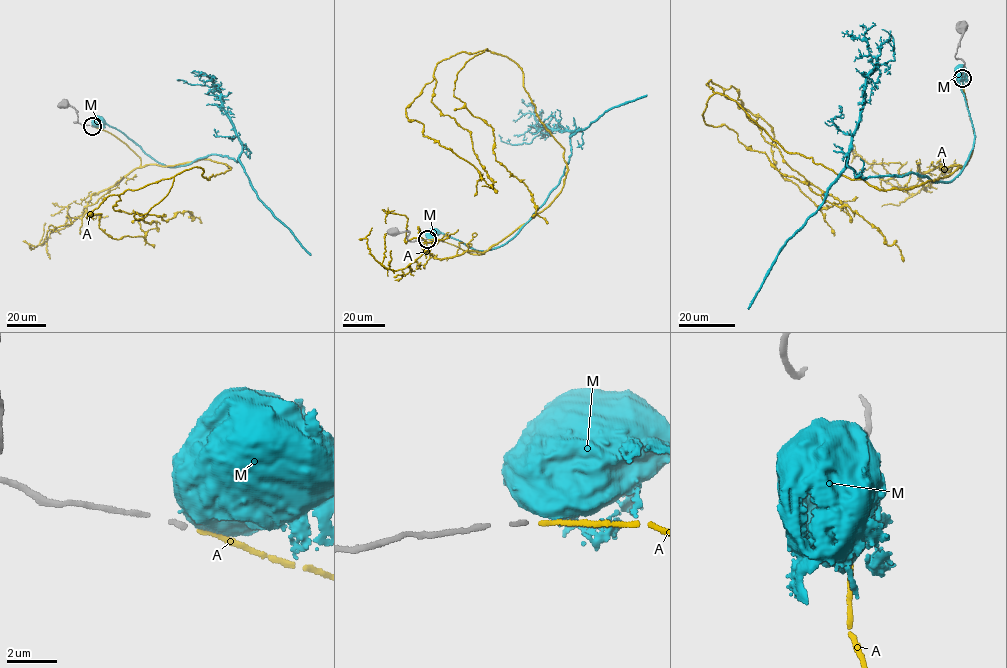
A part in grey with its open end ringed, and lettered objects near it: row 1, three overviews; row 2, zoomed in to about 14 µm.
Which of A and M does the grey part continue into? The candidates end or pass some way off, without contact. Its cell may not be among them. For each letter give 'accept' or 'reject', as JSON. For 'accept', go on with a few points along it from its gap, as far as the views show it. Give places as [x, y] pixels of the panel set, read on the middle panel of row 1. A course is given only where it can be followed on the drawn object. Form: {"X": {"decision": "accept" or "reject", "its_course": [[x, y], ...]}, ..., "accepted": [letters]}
{"A": {"decision": "accept", "its_course": [[428, 239], [484, 254], [564, 182], [523, 71], [483, 50], [440, 61], [406, 109], [479, 172], [474, 196]]}, "M": {"decision": "reject"}, "accepted": ["A"]}

